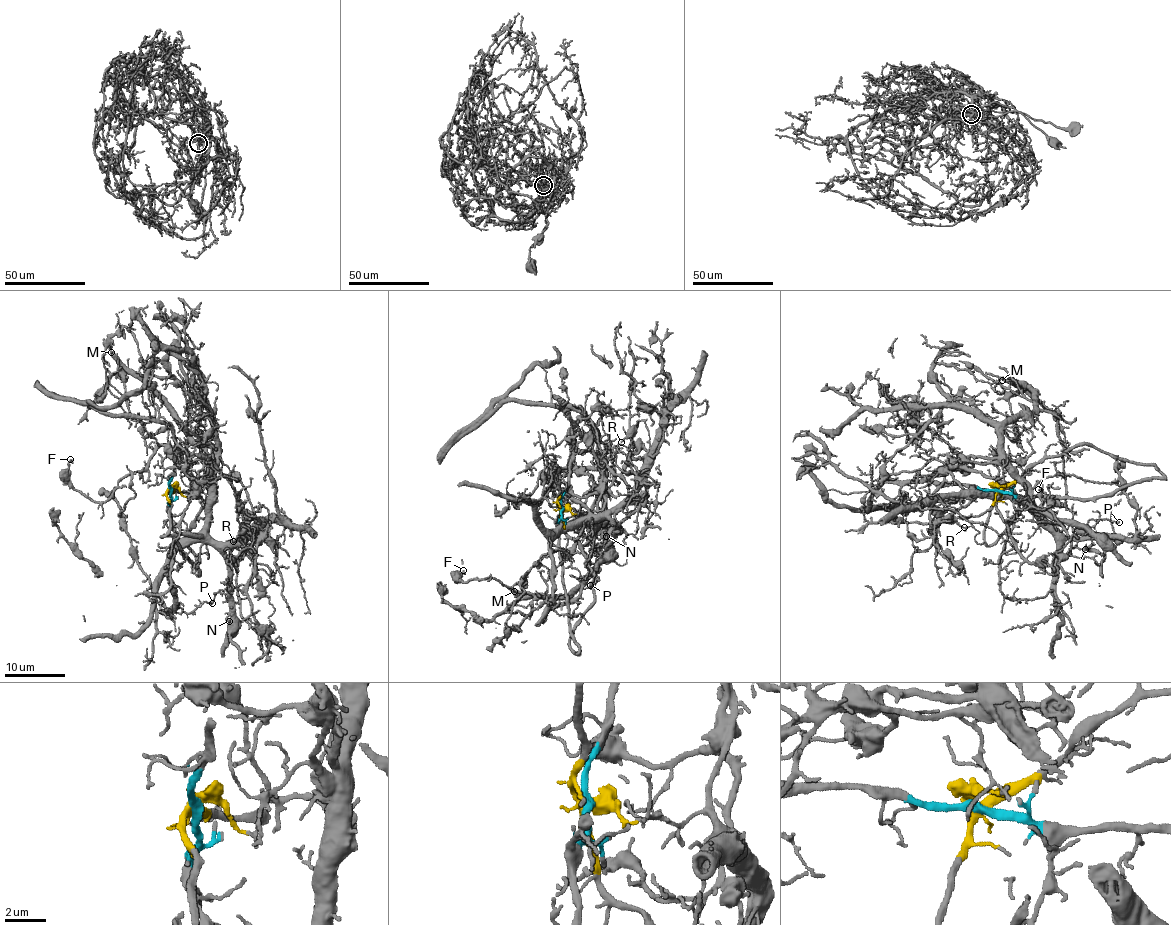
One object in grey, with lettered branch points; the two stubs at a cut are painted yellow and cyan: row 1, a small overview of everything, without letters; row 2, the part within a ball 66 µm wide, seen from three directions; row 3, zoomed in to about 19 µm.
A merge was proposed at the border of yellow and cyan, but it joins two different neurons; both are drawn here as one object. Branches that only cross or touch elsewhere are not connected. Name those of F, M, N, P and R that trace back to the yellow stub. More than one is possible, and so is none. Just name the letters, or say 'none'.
F, M, N, P

